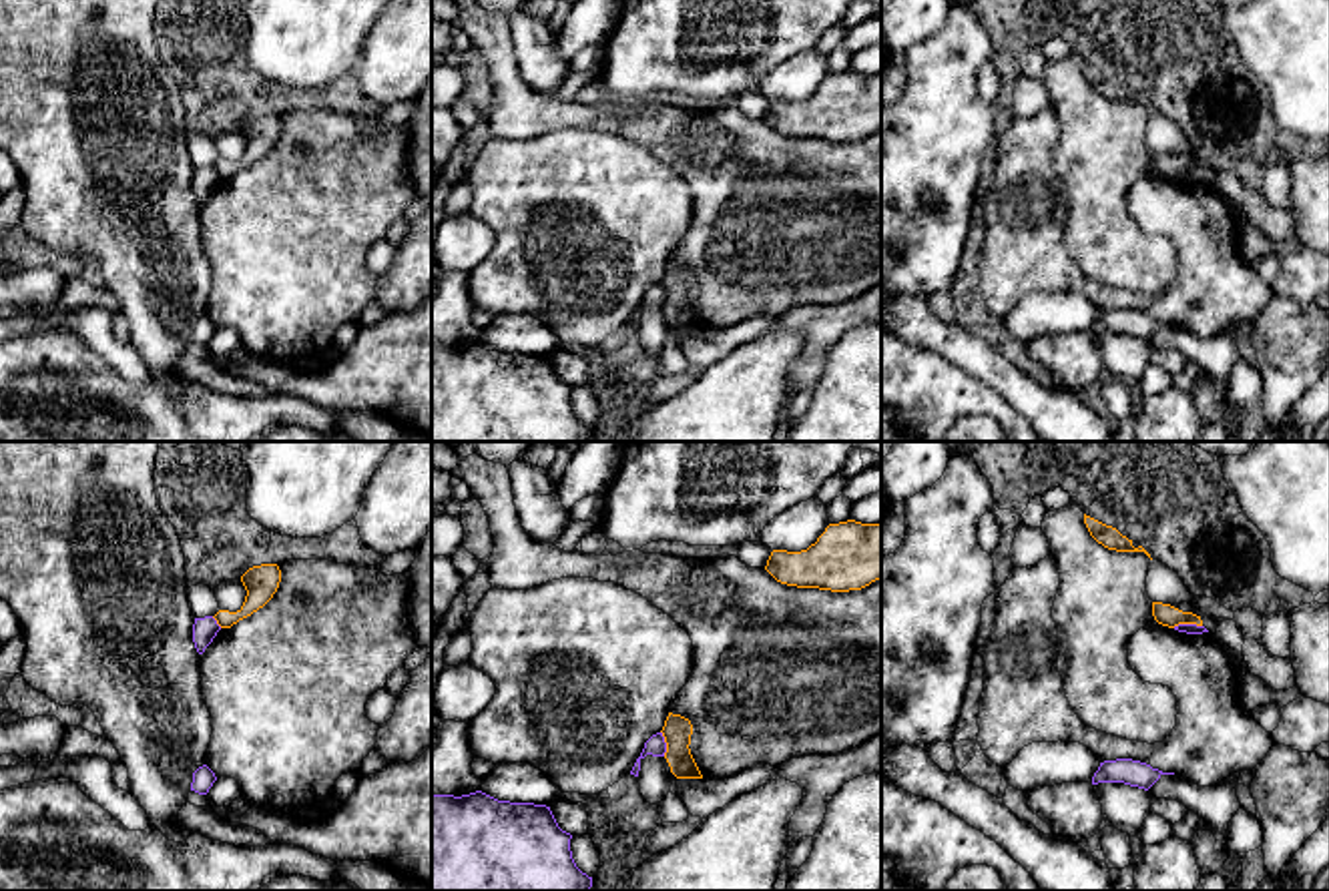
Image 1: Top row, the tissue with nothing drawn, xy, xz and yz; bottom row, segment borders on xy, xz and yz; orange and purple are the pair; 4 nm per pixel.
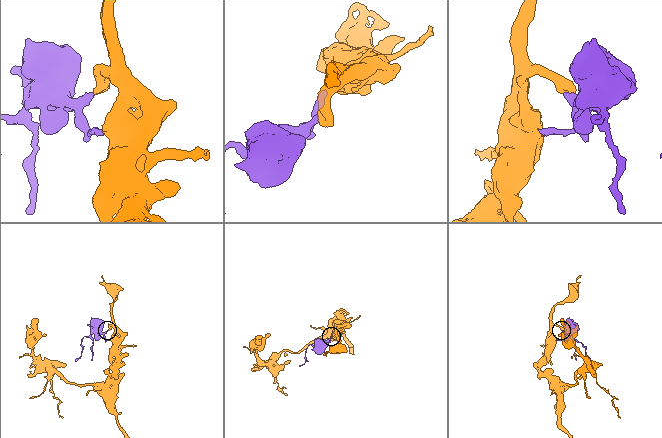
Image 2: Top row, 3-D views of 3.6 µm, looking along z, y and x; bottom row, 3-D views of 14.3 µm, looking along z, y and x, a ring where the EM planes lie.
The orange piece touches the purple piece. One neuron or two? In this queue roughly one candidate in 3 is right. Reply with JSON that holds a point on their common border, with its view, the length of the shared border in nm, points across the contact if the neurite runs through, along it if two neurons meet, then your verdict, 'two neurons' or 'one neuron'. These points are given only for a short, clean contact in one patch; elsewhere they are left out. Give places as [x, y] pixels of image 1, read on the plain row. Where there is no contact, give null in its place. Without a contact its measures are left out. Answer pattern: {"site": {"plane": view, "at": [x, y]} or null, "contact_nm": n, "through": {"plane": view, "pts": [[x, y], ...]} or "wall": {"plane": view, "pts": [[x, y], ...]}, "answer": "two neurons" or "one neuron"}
{"site": {"plane": "yz", "at": [1187, 173]}, "contact_nm": 120, "answer": "two neurons"}

